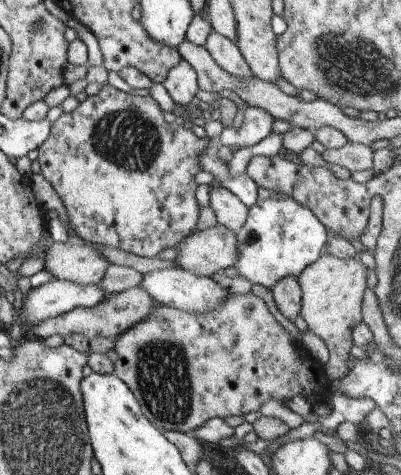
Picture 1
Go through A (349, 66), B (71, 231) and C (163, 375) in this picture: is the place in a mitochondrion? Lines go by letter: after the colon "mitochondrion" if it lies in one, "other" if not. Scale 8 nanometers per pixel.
A: mitochondrion
B: other
C: mitochondrion

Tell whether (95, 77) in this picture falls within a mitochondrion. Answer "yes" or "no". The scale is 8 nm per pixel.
no

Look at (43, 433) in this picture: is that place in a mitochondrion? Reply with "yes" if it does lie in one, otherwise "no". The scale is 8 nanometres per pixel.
yes

